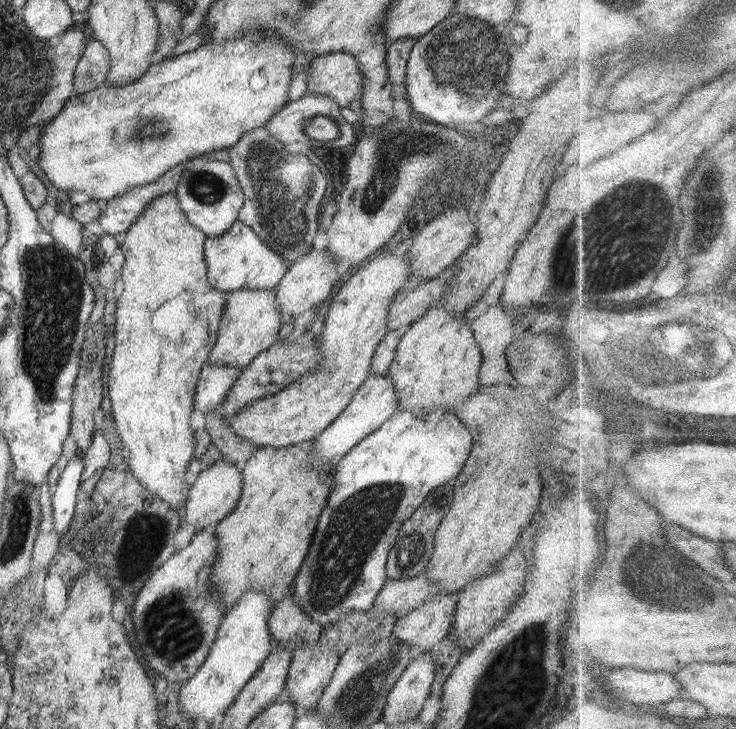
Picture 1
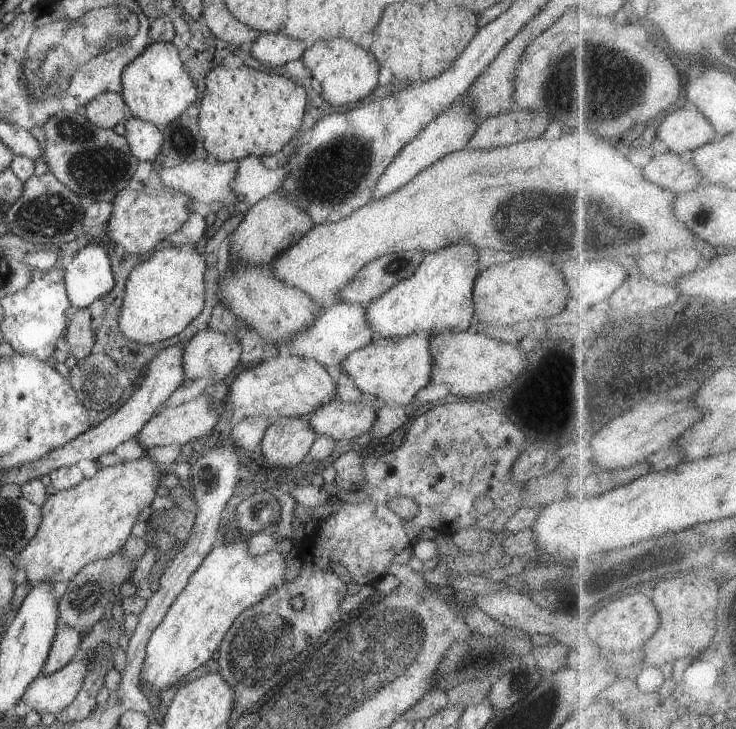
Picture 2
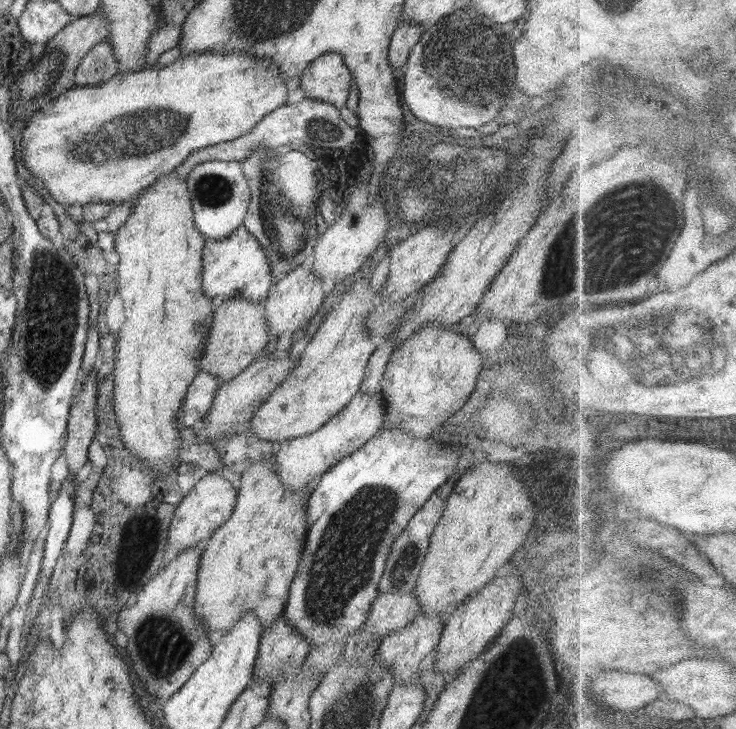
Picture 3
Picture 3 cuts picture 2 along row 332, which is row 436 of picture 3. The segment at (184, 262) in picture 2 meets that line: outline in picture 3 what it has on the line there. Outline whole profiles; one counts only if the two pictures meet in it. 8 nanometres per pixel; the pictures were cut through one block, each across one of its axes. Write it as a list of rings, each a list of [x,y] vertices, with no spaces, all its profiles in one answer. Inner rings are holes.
[[[176,171],[163,174],[158,177],[154,185],[150,186],[140,194],[132,205],[132,212],[122,226],[115,232],[115,250],[119,254],[119,262],[116,265],[118,273],[118,291],[117,295],[123,300],[125,320],[119,328],[116,336],[117,351],[115,354],[114,367],[114,410],[116,410],[116,418],[120,422],[120,432],[122,432],[122,440],[128,446],[128,450],[132,450],[132,454],[136,454],[140,460],[144,460],[154,472],[160,472],[158,475],[168,476],[169,468],[172,466],[175,458],[177,458],[178,450],[181,449],[181,436],[179,433],[177,414],[181,409],[184,395],[193,381],[193,378],[200,372],[200,357],[203,348],[208,340],[208,334],[211,327],[213,310],[216,308],[217,300],[208,298],[202,290],[202,269],[203,260],[202,253],[207,238],[197,229],[193,221],[193,208],[188,196],[188,188],[186,181]]]

